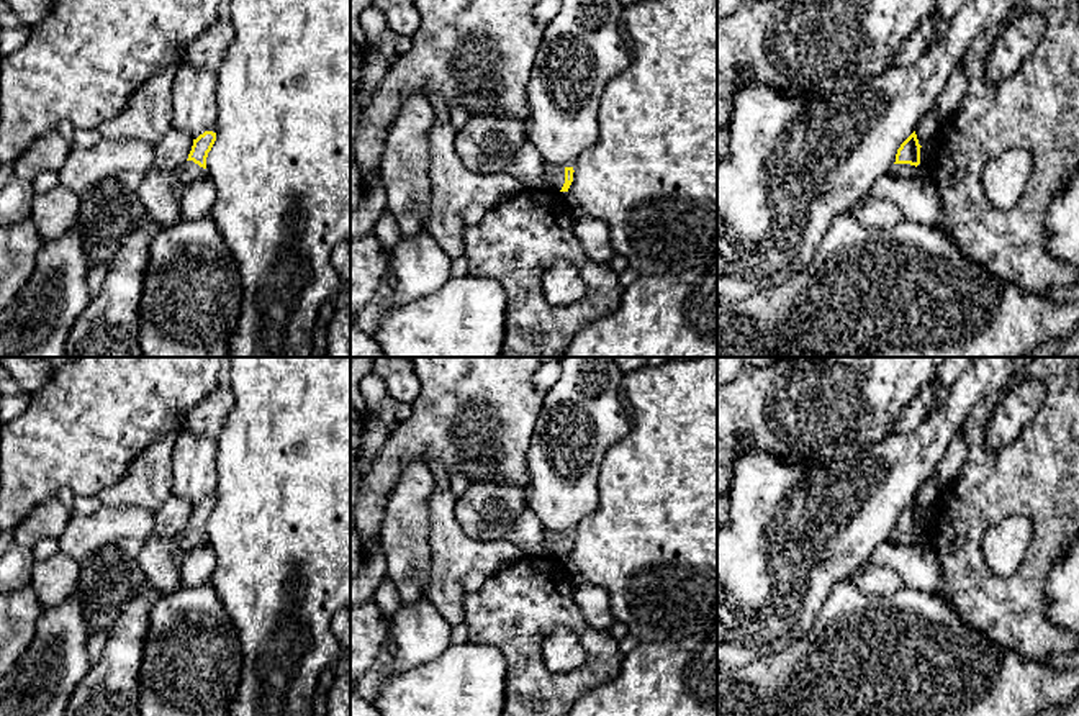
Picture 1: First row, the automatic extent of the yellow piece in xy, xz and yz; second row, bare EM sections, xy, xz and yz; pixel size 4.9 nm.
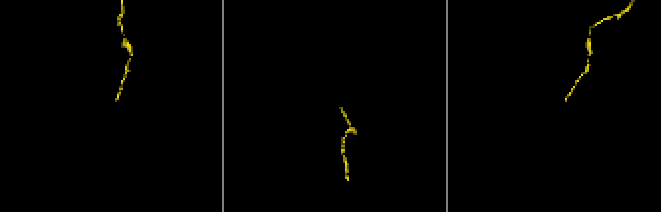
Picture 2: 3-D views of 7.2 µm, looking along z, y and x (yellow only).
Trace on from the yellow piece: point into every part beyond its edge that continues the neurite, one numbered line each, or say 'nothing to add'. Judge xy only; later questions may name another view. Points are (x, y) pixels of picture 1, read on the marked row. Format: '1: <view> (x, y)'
1: xy (189, 171)

